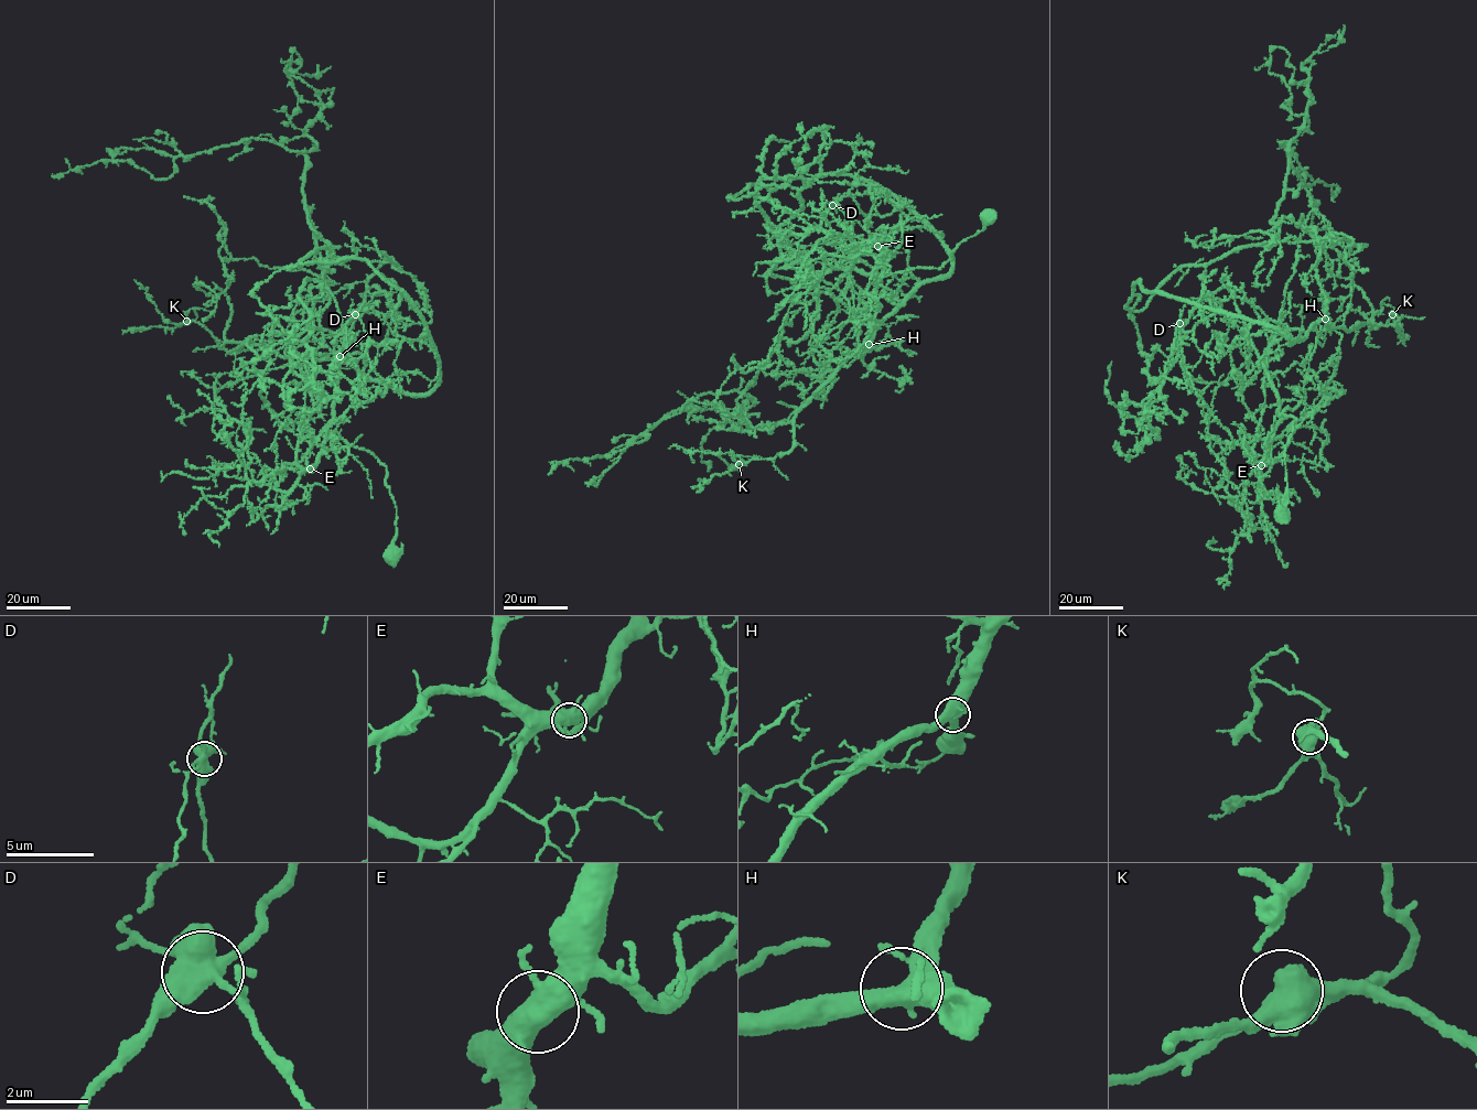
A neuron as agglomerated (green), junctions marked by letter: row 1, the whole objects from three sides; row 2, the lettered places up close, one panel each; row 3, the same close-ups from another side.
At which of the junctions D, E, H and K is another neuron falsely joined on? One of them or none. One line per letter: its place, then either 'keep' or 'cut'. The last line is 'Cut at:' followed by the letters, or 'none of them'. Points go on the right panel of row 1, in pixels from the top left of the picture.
D: at (1179, 323); cut
E: at (1261, 465); keep
H: at (1325, 319); keep
K: at (1392, 314); keep
Cut at: D

